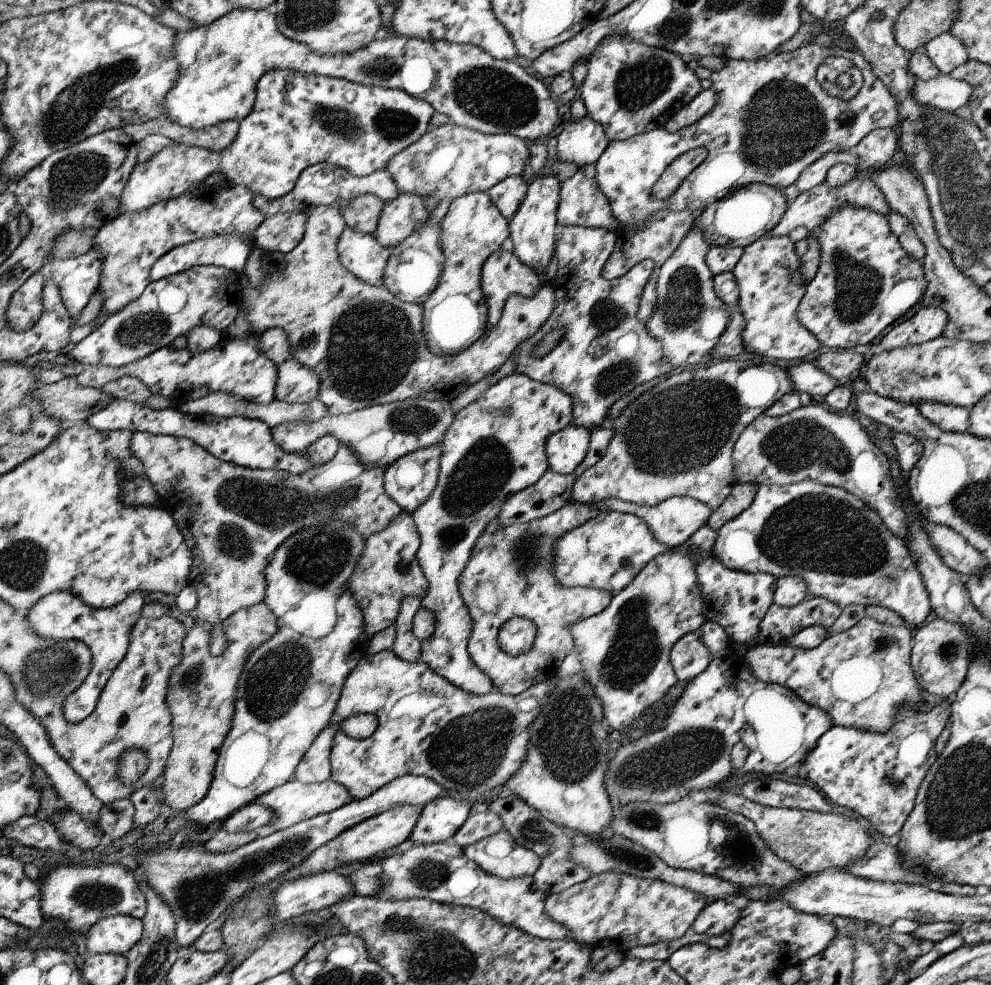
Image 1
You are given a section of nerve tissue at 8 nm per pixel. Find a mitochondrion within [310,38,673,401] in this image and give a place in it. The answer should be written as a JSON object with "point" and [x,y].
{"point":[488,94]}

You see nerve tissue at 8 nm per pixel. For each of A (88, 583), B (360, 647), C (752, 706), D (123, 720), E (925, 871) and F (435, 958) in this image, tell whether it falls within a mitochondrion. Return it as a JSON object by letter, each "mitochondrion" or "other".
{"A":"other","B":"other","C":"other","D":"other","E":"other","F":"mitochondrion"}

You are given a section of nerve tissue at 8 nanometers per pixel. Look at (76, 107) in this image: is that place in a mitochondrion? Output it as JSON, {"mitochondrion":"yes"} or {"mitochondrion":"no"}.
{"mitochondrion":"yes"}

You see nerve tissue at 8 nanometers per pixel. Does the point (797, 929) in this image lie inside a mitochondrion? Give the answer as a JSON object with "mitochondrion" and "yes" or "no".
{"mitochondrion":"yes"}

